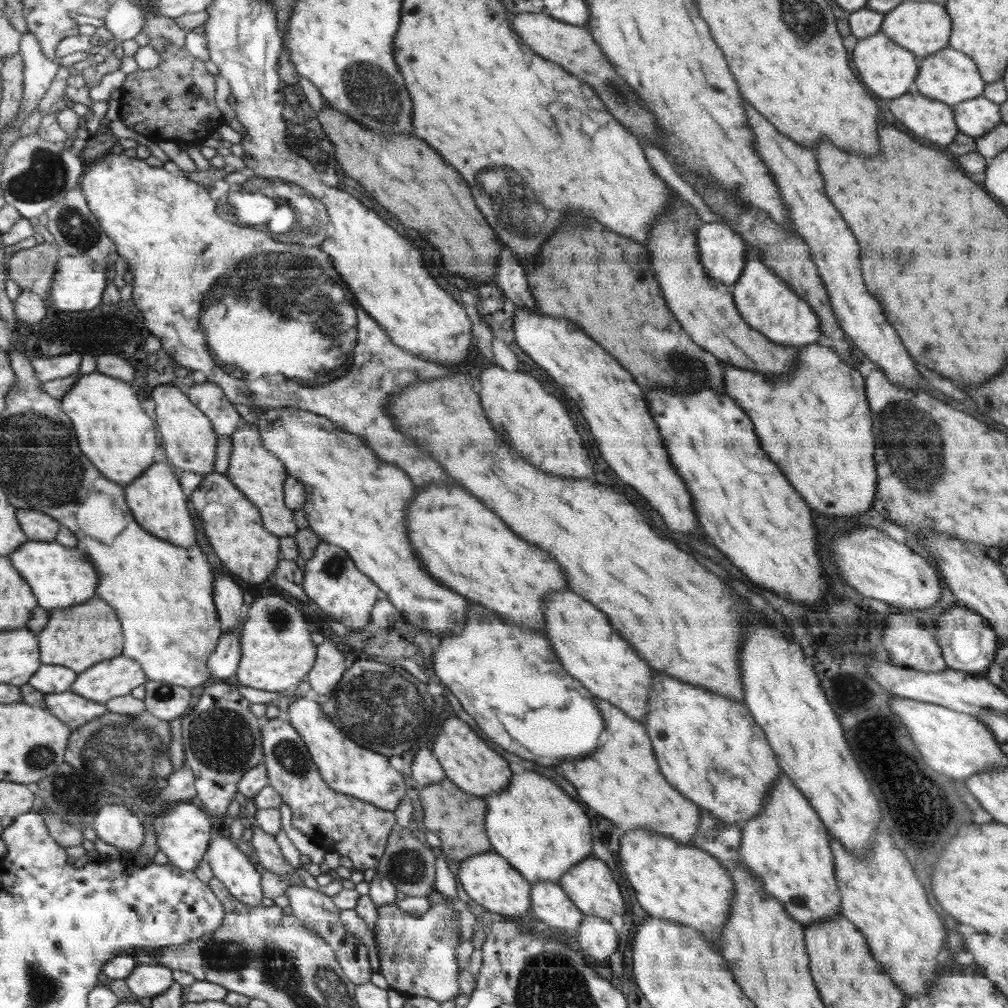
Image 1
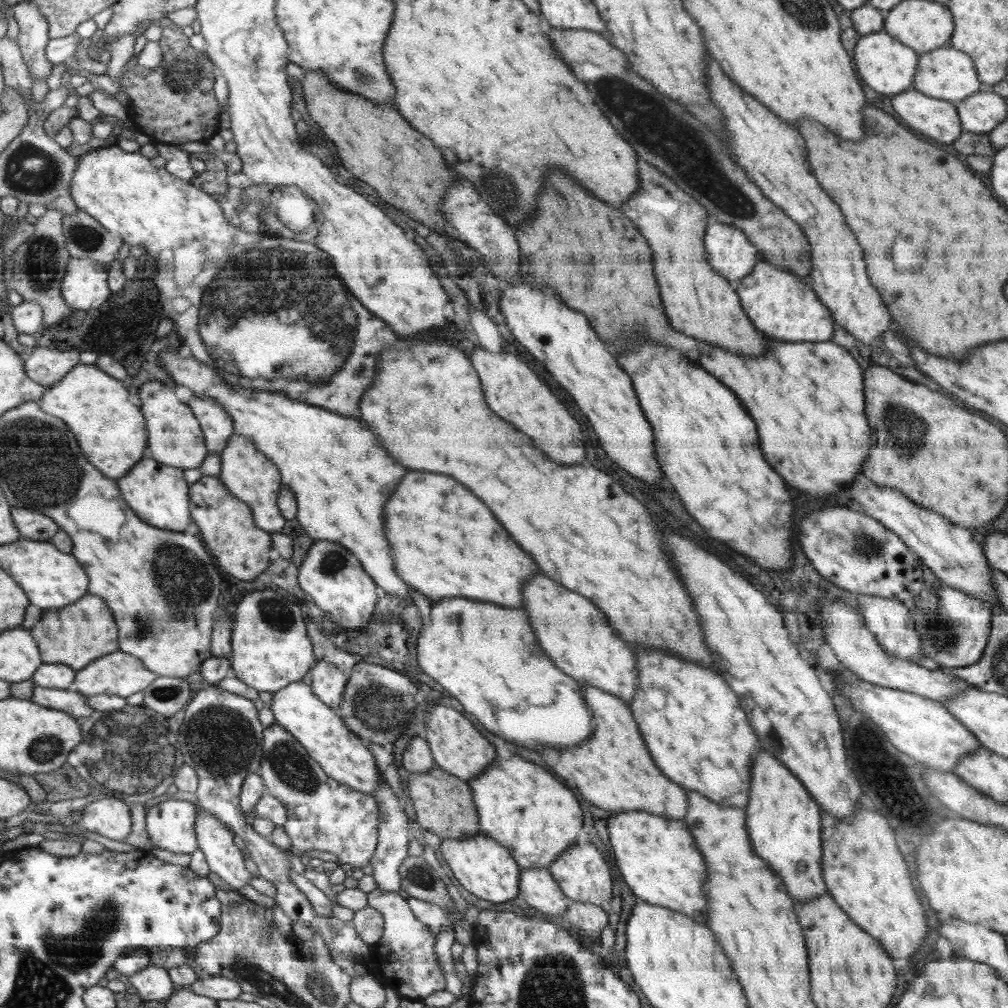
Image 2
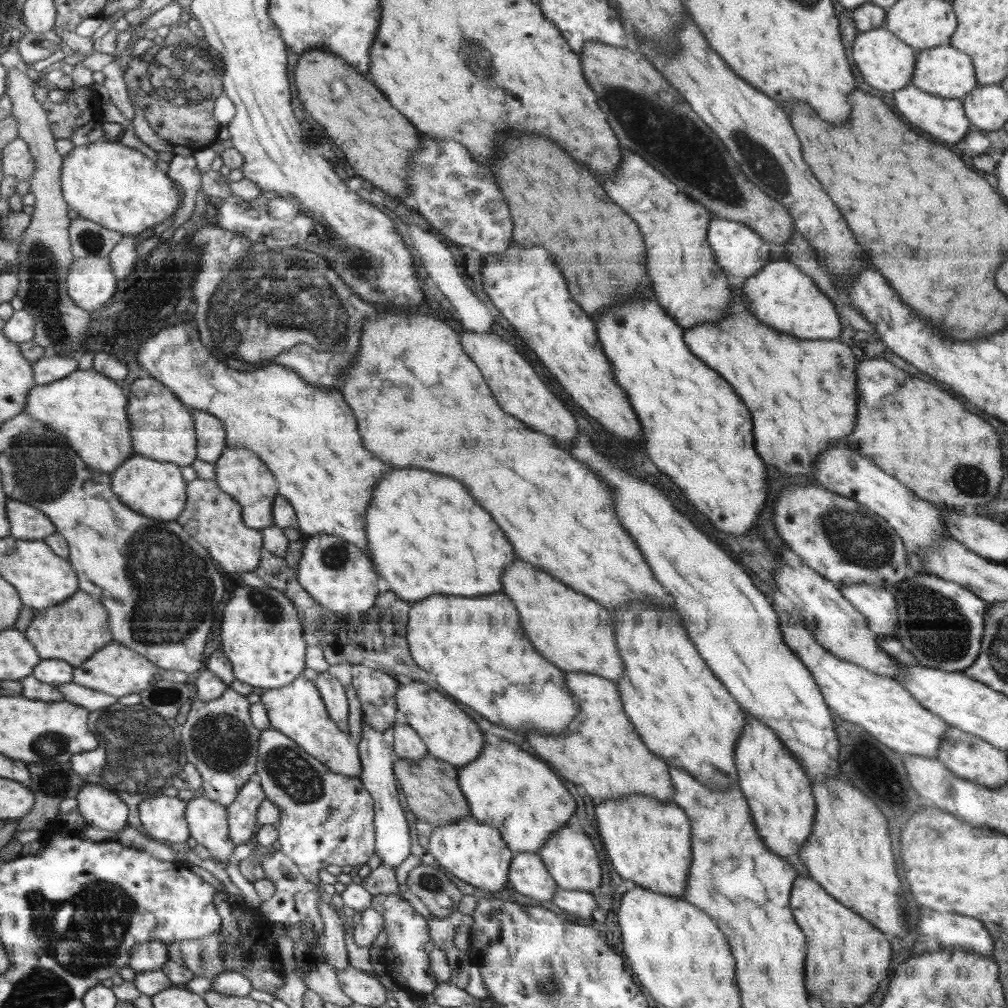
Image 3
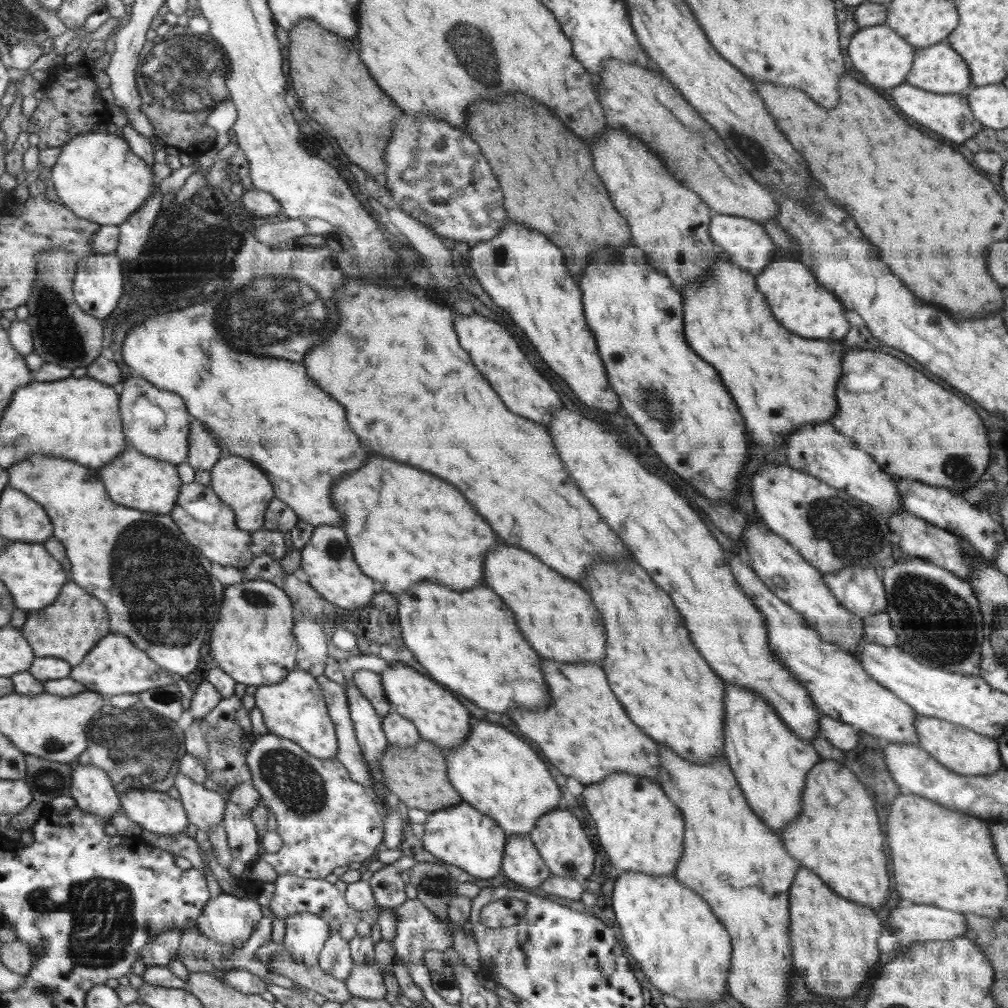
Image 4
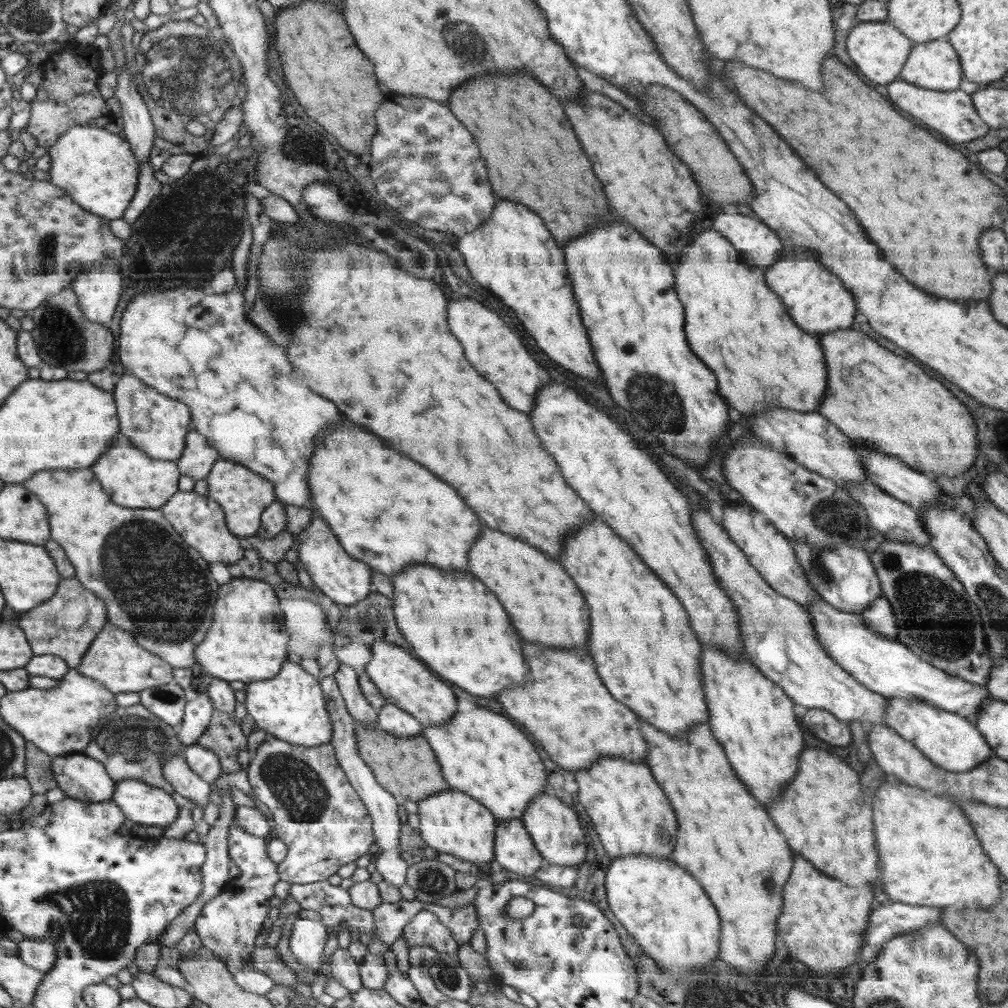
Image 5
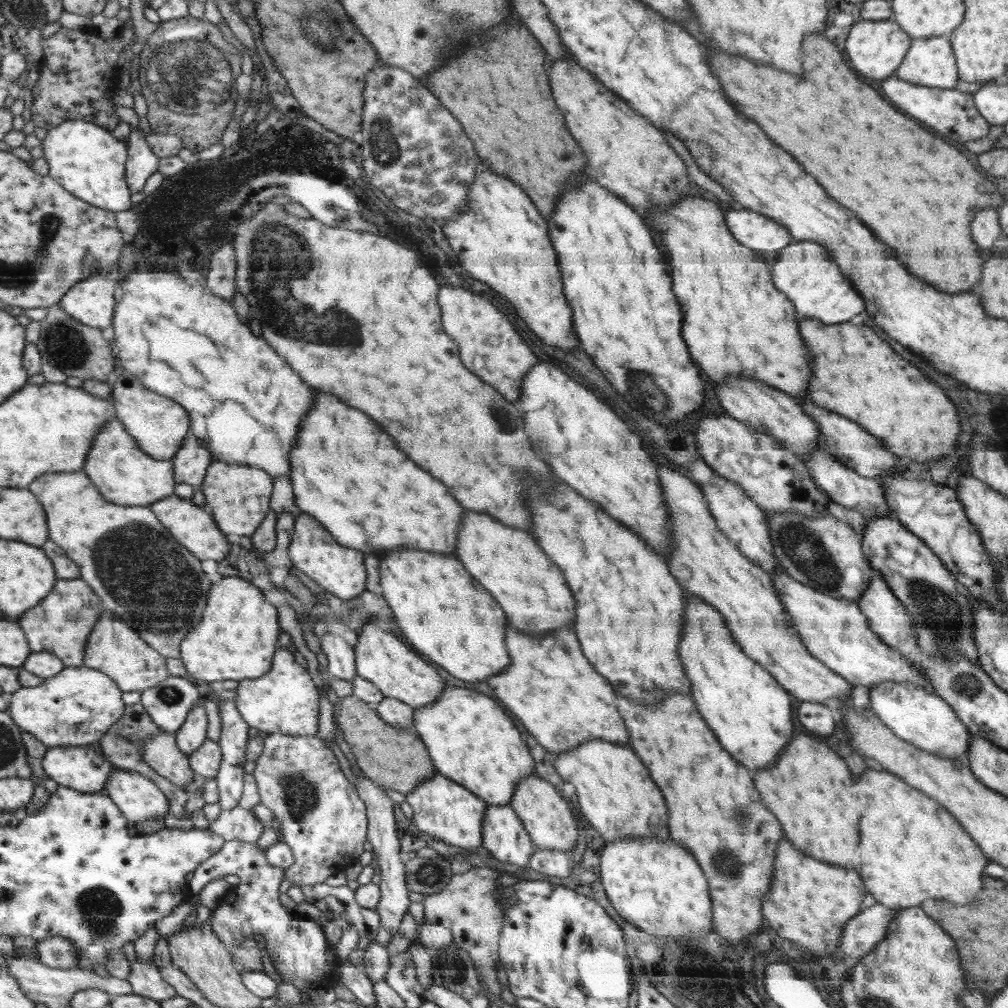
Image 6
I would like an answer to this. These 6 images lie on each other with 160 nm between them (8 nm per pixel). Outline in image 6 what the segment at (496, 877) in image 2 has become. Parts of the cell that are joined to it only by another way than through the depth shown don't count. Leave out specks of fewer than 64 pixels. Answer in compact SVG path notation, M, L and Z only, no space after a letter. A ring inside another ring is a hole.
M435 772L430 779L424 779L412 793L406 795L406 802L414 810L413 821L422 832L446 845L477 852L483 845L483 823L487 804L465 786Z

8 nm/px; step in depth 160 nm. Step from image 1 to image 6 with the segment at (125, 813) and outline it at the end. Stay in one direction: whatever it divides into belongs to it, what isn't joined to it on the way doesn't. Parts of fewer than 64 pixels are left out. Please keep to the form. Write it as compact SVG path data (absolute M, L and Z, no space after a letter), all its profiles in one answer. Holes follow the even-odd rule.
M97 743L85 746L49 747L43 758L42 767L47 777L56 781L59 786L82 793L104 792L104 785L113 770L110 760L101 753Z

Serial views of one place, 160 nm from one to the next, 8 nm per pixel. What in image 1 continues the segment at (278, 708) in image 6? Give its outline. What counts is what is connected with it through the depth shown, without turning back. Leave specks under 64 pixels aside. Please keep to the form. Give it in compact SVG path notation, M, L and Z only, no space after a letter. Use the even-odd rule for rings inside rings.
M310 693L304 697L294 697L294 703L289 706L287 714L292 726L301 734L307 749L311 750L324 782L340 795L350 795L382 810L394 812L406 794L404 778L390 766L386 755L360 746L350 735L344 734L334 721L326 720L322 711L322 706L312 700Z

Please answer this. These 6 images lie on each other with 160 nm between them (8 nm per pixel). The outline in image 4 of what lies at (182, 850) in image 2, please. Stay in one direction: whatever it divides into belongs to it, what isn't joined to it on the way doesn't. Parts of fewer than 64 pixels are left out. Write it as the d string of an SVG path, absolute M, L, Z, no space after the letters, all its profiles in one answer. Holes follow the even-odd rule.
M130 791L120 795L121 807L143 830L174 836L187 830L190 819L183 804L159 791Z

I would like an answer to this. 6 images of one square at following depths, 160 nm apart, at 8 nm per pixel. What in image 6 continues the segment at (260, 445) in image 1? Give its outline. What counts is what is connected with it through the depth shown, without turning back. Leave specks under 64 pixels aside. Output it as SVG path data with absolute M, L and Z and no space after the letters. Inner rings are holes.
M217 460L207 470L207 478L200 486L207 500L208 509L215 514L215 521L224 534L236 539L251 536L266 518L270 510L272 478L258 466L244 466L243 463L227 463Z

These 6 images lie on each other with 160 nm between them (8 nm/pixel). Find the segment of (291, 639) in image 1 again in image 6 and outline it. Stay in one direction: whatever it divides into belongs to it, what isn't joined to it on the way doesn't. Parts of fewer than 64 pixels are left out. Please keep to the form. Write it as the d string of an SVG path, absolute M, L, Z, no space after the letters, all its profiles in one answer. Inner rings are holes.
M237 576L222 577L220 584L212 586L212 602L208 602L208 614L200 622L200 630L188 634L188 642L181 645L180 660L186 667L190 679L206 682L257 679L271 670L278 640L278 612L264 598L262 590L256 585Z

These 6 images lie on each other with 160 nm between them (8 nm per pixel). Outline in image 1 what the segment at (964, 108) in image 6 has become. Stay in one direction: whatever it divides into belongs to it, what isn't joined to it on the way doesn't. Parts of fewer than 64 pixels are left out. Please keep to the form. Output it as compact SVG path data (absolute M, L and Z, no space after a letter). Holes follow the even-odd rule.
M904 94L890 102L890 112L918 138L940 146L950 144L959 130L952 105L923 94Z

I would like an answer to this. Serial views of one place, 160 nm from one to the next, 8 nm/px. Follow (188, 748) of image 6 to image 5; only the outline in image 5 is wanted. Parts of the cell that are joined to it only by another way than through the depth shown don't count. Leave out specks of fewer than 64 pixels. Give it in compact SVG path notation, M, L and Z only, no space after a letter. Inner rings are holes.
M207 693L191 694L183 712L179 738L186 746L194 745L195 740L205 733L213 713L212 701Z

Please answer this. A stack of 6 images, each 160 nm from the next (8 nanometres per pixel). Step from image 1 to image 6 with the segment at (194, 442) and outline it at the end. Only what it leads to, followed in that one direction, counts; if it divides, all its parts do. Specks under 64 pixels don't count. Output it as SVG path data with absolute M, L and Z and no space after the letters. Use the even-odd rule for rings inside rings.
M126 370L113 385L111 398L116 402L116 414L120 423L152 458L171 460L182 448L191 425L187 410L180 406L180 403L151 391L134 374Z

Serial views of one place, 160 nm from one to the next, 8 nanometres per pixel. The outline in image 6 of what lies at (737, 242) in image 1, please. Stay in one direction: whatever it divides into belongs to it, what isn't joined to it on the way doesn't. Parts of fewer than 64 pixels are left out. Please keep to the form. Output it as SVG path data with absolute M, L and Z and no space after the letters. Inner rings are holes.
M748 208L730 209L726 214L728 230L740 243L752 250L760 250L764 258L786 248L792 240L786 226Z

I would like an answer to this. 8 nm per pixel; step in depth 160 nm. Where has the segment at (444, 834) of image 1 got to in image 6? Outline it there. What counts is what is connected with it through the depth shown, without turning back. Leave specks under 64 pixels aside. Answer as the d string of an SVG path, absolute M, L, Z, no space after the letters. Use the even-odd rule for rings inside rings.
M353 694L340 698L334 706L334 712L337 725L346 744L356 757L358 767L374 784L406 796L412 793L424 779L434 776L436 771L431 755L415 728L390 726L380 718L374 706Z

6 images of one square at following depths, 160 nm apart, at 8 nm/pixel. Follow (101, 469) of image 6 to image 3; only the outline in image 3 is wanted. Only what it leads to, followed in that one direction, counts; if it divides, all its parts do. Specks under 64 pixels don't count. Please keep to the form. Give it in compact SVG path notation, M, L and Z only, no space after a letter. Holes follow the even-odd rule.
M140 454L124 461L112 474L112 486L116 486L116 494L128 502L132 510L140 510L140 514L148 514L150 518L160 521L177 521L187 504L187 481L182 478L182 468L173 462L160 462L146 458Z

